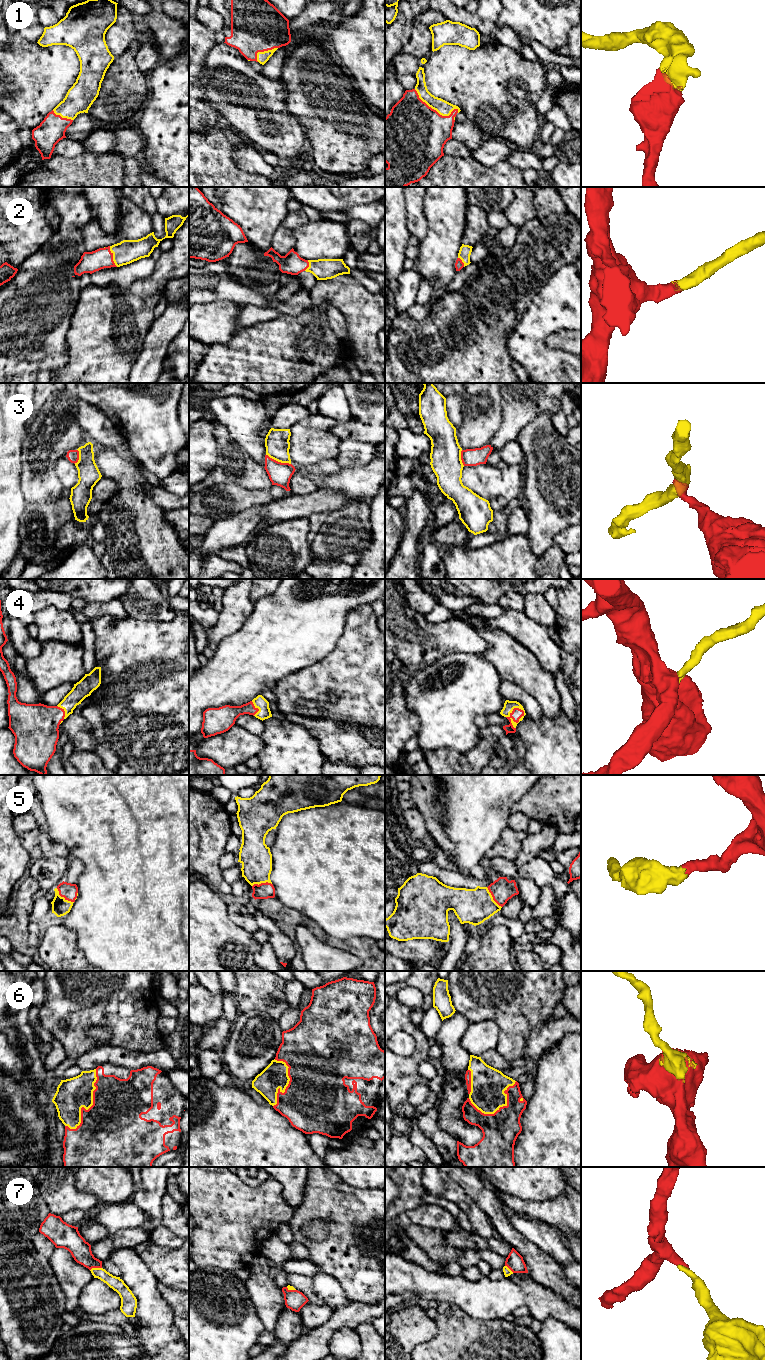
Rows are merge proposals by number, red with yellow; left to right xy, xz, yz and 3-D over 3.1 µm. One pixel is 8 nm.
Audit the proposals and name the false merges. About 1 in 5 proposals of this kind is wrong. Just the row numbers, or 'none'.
3

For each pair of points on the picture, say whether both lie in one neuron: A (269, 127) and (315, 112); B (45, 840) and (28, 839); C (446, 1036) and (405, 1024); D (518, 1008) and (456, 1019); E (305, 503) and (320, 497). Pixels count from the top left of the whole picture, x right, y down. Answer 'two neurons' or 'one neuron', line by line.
A: two neurons
B: two neurons
C: two neurons
D: two neurons
E: one neuron

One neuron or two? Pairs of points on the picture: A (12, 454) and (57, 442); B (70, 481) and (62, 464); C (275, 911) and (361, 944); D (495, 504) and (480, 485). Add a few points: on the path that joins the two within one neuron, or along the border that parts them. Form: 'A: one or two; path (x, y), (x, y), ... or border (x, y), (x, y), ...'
A: two; border (26, 429), (26, 435), (21, 444), (20, 476)
B: one; path (68, 477), (64, 468)
C: one; path (296, 919), (309, 923), (324, 937), (340, 944)
D: two; border (508, 500), (502, 497), (494, 497), (489, 501)

